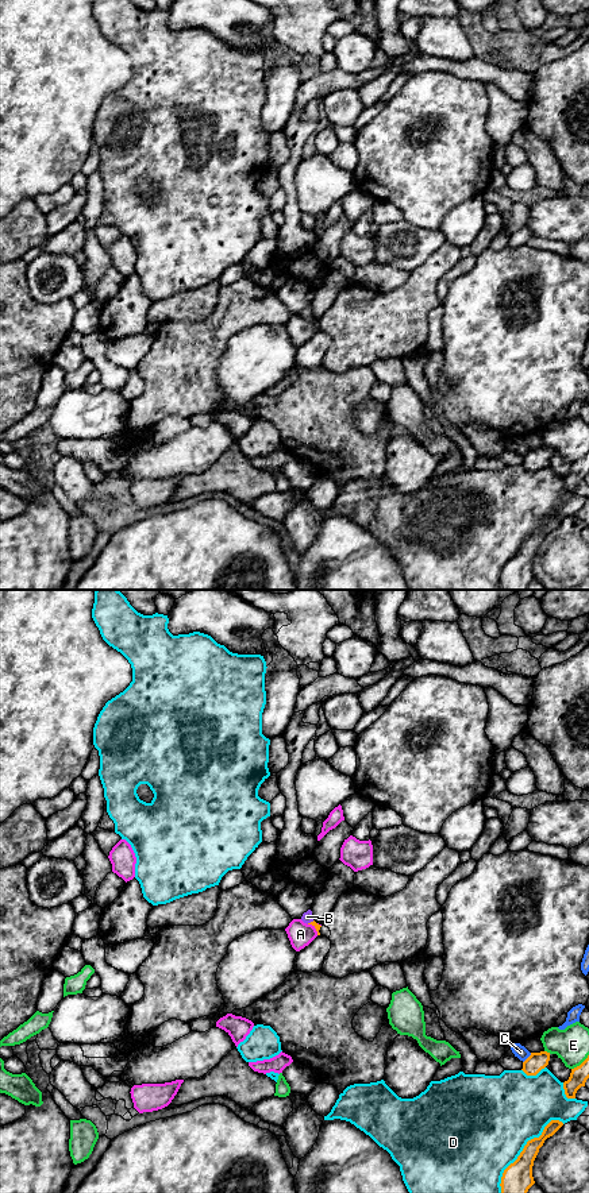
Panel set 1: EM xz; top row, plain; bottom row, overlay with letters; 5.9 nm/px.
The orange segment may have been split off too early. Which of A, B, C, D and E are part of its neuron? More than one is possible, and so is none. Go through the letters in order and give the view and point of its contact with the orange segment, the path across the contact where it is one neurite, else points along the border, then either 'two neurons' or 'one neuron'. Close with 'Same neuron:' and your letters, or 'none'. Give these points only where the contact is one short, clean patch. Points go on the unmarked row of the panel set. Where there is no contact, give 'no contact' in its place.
A: contact xz (315, 323); two neurons
B: contact xz (311, 317); way xz (314, 319), (311, 317), (307, 312); one neuron
C: contact xz (527, 454); border xz (531, 448), (523, 458); two neurons
D: contact xz (523, 545); two neurons
E: contact xz (581, 459); two neurons
Same neuron: B

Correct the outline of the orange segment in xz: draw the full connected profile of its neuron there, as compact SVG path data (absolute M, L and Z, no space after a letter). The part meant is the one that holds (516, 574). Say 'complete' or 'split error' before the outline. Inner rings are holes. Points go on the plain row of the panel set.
complete; M551 516L539 533L527 537L517 555L511 559L501 572L501 590L527 590L535 579L532 572L534 556L544 536L553 532L563 521L559 516Z

